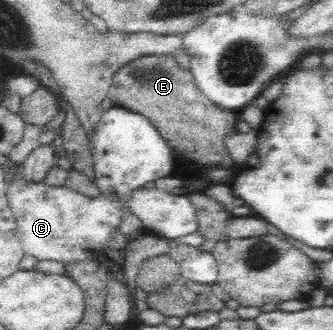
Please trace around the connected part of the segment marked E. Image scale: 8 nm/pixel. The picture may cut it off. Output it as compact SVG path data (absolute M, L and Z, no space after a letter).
M170 55L143 56L120 67L114 74L113 86L115 103L146 117L167 141L174 159L186 159L200 167L224 167L230 163L232 167L224 169L228 171L227 183L233 181L239 169L236 169L224 139L237 132L238 112L224 111L204 97L190 69L180 67Z

